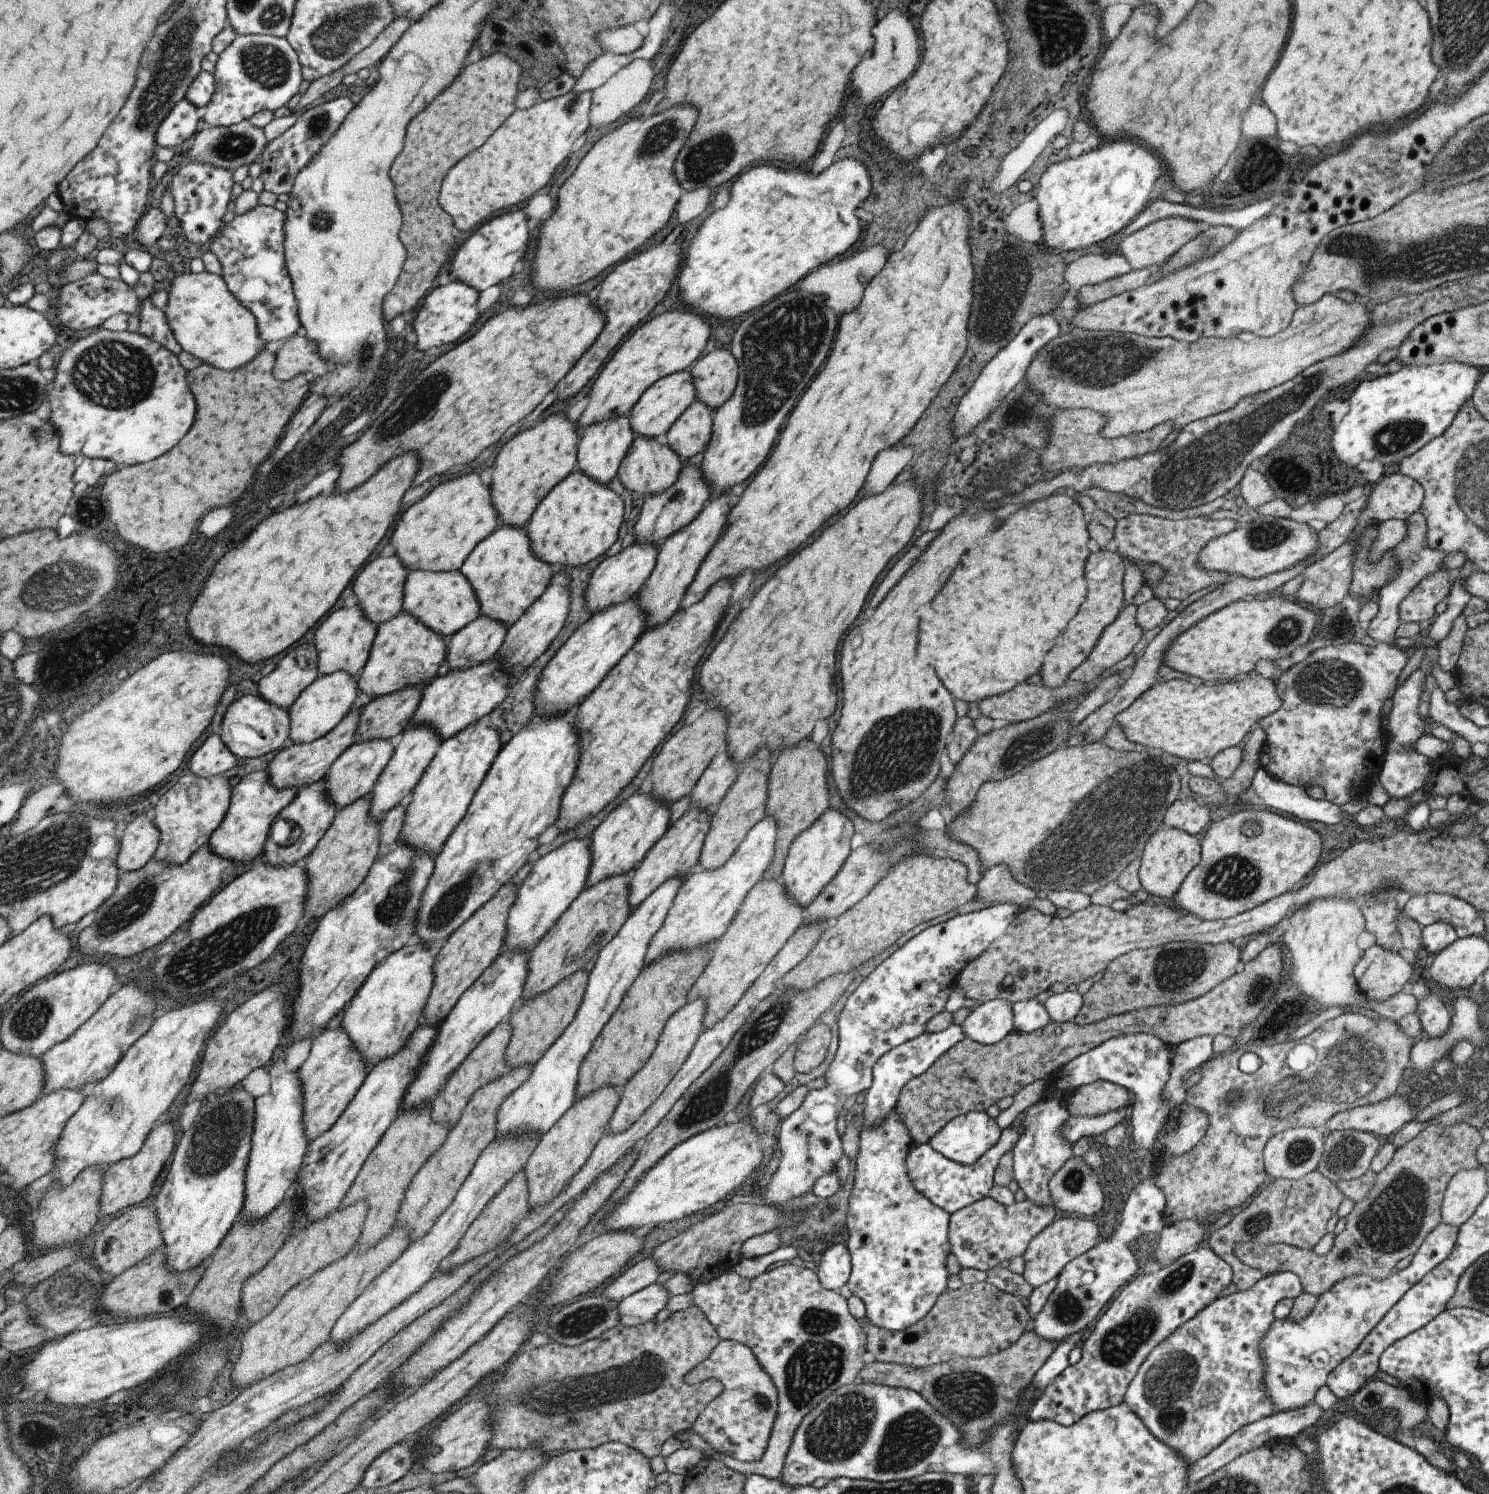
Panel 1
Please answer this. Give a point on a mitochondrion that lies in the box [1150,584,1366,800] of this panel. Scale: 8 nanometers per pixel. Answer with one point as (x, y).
(1286, 630)

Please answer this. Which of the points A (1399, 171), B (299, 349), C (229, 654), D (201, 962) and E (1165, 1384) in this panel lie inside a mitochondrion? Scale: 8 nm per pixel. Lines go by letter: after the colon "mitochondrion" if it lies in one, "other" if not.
A: other
B: other
C: other
D: mitochondrion
E: mitochondrion

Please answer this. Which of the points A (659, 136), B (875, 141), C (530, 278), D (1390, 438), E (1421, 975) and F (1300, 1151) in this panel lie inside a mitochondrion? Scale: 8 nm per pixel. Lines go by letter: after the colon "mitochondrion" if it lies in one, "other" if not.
A: mitochondrion
B: other
C: other
D: mitochondrion
E: other
F: mitochondrion

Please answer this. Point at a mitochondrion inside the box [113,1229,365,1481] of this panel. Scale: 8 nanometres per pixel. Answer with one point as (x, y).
(211, 1355)

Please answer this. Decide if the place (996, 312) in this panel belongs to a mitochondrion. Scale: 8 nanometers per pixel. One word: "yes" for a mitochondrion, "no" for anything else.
yes

